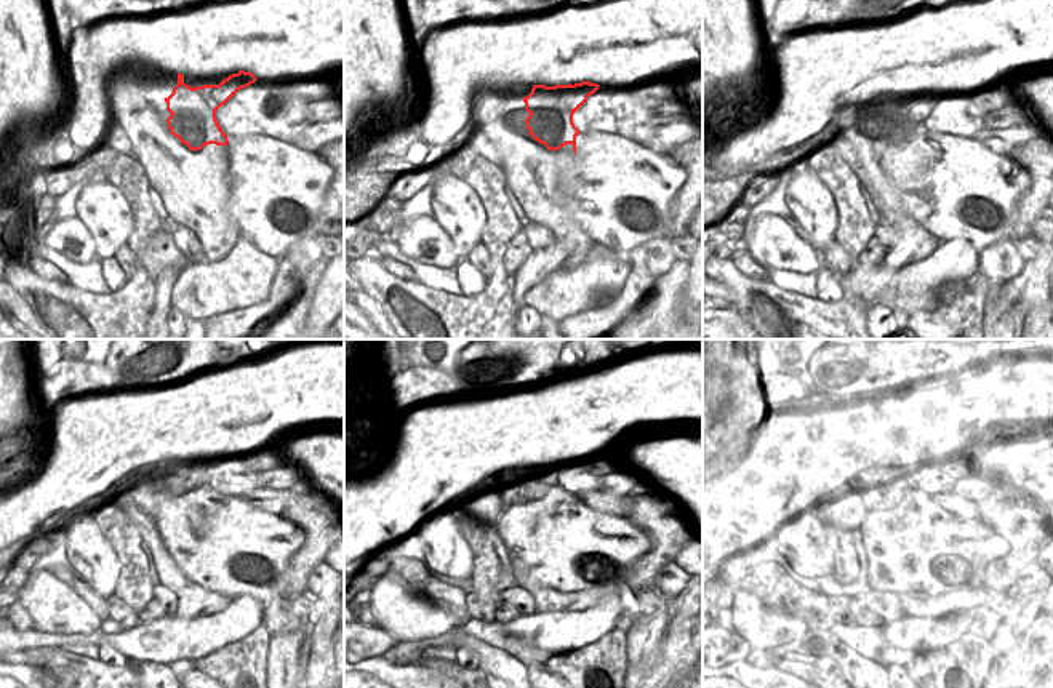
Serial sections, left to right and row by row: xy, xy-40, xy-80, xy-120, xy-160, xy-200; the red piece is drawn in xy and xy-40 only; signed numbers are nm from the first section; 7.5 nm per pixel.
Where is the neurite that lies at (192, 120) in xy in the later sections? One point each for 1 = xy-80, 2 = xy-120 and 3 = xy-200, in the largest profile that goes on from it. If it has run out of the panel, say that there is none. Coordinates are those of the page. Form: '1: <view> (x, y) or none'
1: xy-80 (906, 112)
2: xy-120 (186, 477)
3: xy-200 (882, 495)

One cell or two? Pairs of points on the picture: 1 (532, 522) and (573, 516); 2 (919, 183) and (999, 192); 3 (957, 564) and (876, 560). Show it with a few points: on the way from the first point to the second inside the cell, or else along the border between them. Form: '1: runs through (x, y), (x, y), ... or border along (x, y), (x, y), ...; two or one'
1: runs through (541, 522), (564, 522); one
2: runs through (938, 183), (946, 183), (968, 192), (980, 192); one
3: runs through (936, 559), (896, 559); one

